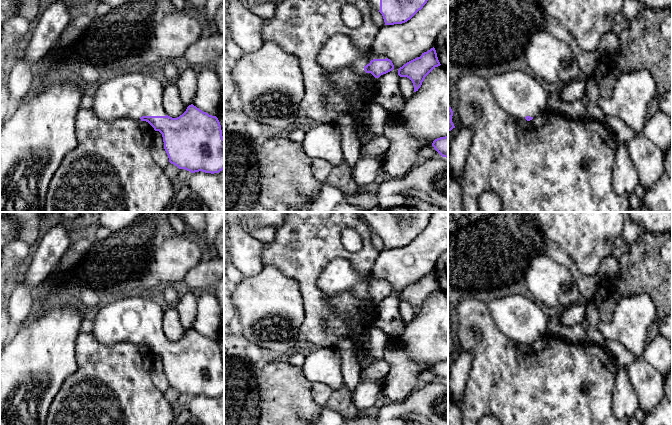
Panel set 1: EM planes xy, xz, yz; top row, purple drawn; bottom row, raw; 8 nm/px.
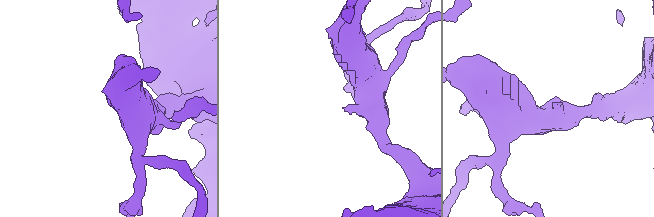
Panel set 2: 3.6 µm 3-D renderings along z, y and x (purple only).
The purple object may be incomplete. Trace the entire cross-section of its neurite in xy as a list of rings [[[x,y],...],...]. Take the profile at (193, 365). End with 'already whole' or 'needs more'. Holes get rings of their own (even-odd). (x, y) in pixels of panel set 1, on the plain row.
[[[135,292],[105,299],[99,306],[93,322],[92,334],[103,345],[122,342],[148,346],[155,355],[162,358],[164,373],[169,386],[179,393],[191,397],[219,397],[224,393],[224,362],[221,349],[216,340],[203,336],[193,328],[177,342],[168,340],[163,332],[164,310],[152,297]]]; needs more

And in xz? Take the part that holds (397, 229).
[[[358,212],[373,232],[378,234],[385,249],[410,244],[427,227],[432,212]]]; needs more

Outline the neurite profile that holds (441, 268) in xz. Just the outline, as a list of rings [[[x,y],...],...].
[[[448,249],[438,258],[434,272],[441,290],[448,295]]]

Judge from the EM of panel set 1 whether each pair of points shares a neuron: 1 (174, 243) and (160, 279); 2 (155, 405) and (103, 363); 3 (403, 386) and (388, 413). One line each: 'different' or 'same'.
1: same
2: same
3: different

